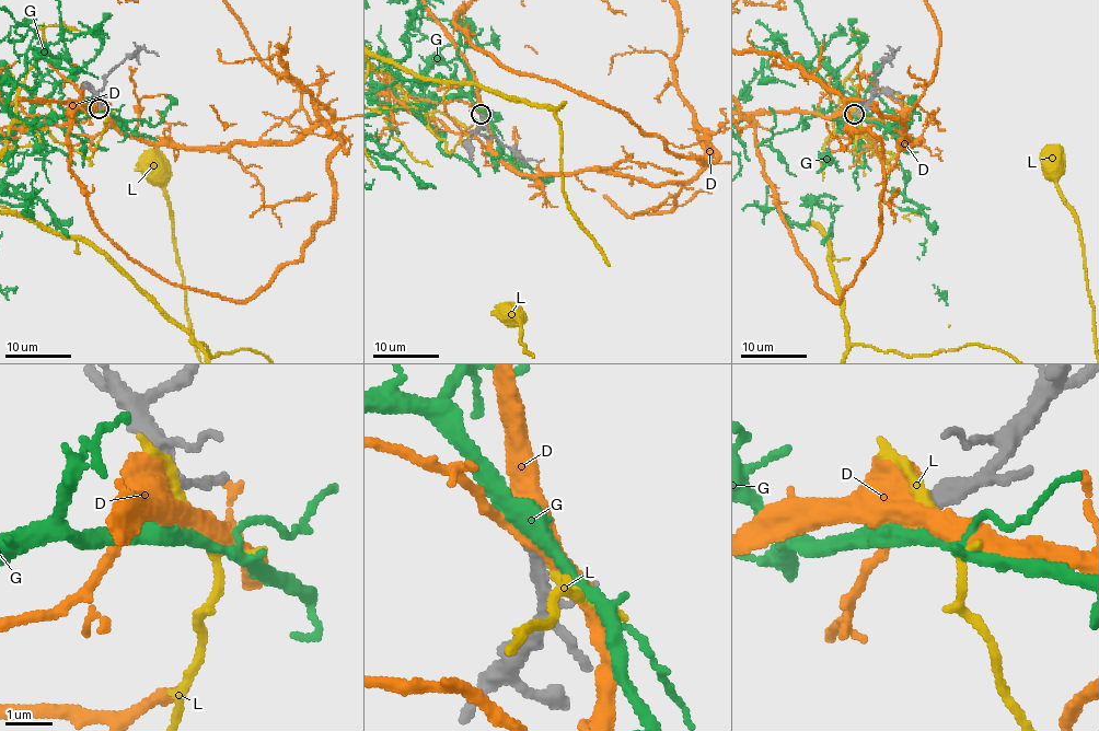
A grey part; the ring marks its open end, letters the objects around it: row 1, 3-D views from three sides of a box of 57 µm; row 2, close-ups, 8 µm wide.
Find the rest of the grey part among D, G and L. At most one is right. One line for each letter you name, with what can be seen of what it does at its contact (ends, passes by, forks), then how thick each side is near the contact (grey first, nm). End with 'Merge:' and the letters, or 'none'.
G: it passes by; 320 nm thick on the grey side, 380 nm on the other
Merge: G

